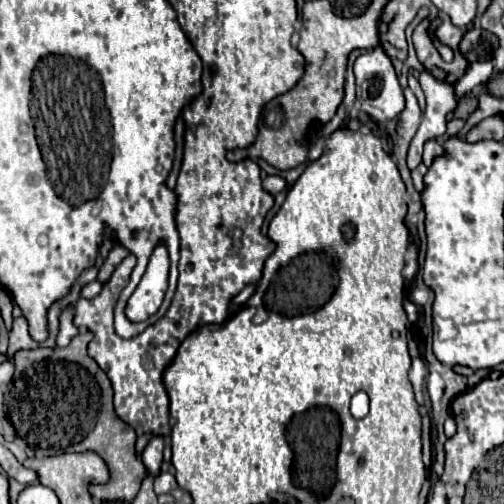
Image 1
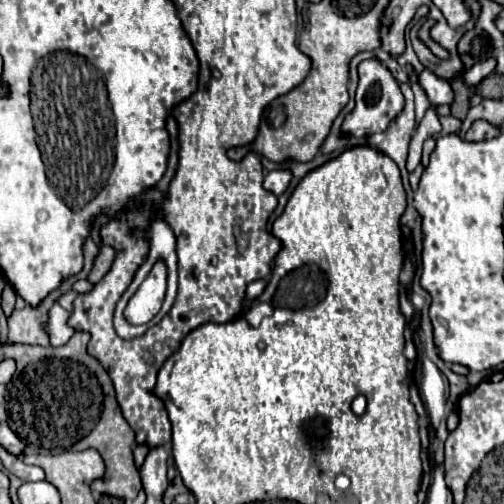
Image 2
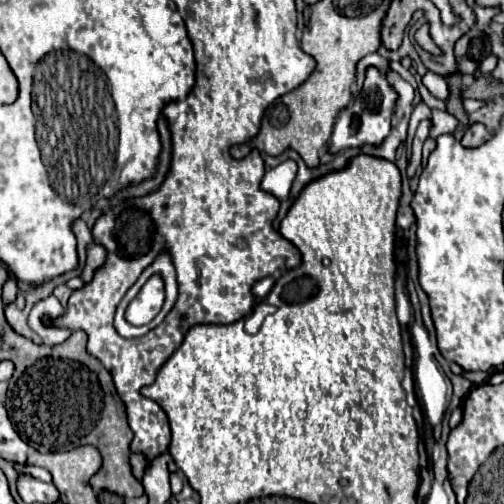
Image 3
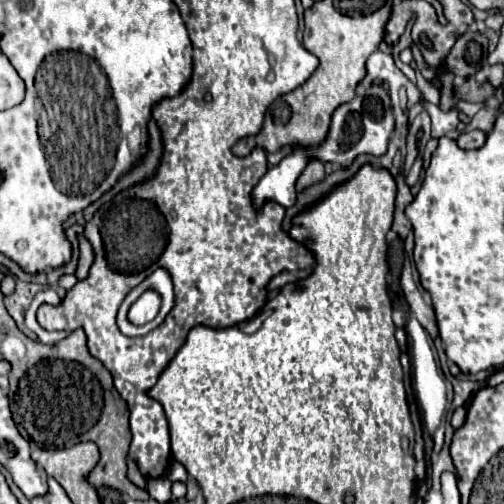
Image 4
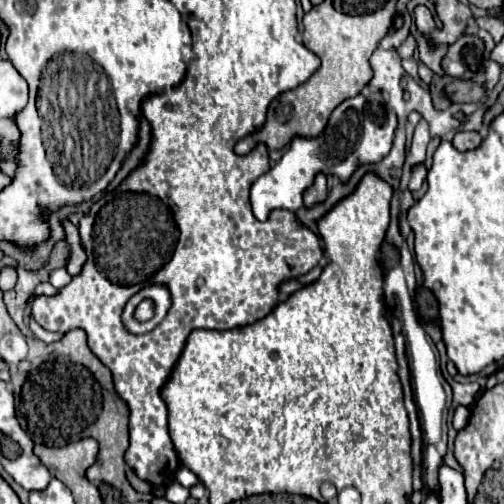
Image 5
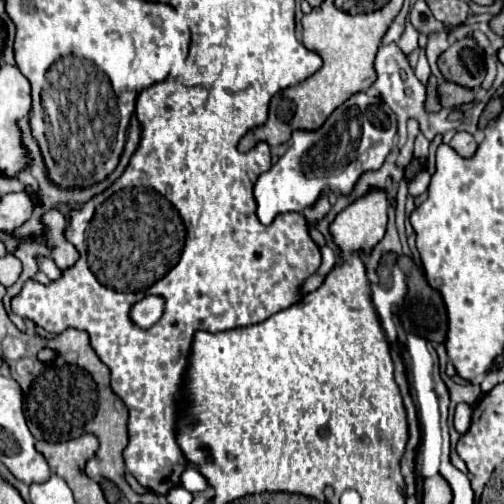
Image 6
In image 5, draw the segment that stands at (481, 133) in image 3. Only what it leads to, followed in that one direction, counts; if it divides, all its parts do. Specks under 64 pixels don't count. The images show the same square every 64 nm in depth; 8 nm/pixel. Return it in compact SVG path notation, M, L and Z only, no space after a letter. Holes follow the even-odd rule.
M456 132L454 140L452 140L452 146L460 152L468 152L468 150L474 150L480 146L480 136L478 132Z

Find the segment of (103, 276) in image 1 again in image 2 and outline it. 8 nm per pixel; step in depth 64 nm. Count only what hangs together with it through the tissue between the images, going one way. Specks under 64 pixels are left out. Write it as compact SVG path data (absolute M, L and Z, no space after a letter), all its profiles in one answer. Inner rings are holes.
M100 246L98 256L96 256L96 260L94 260L94 266L92 266L90 274L88 274L88 282L92 282L92 284L100 282L100 278L102 278L102 276L108 272L108 268L112 266L114 254L116 254L116 252L114 252L110 246Z

